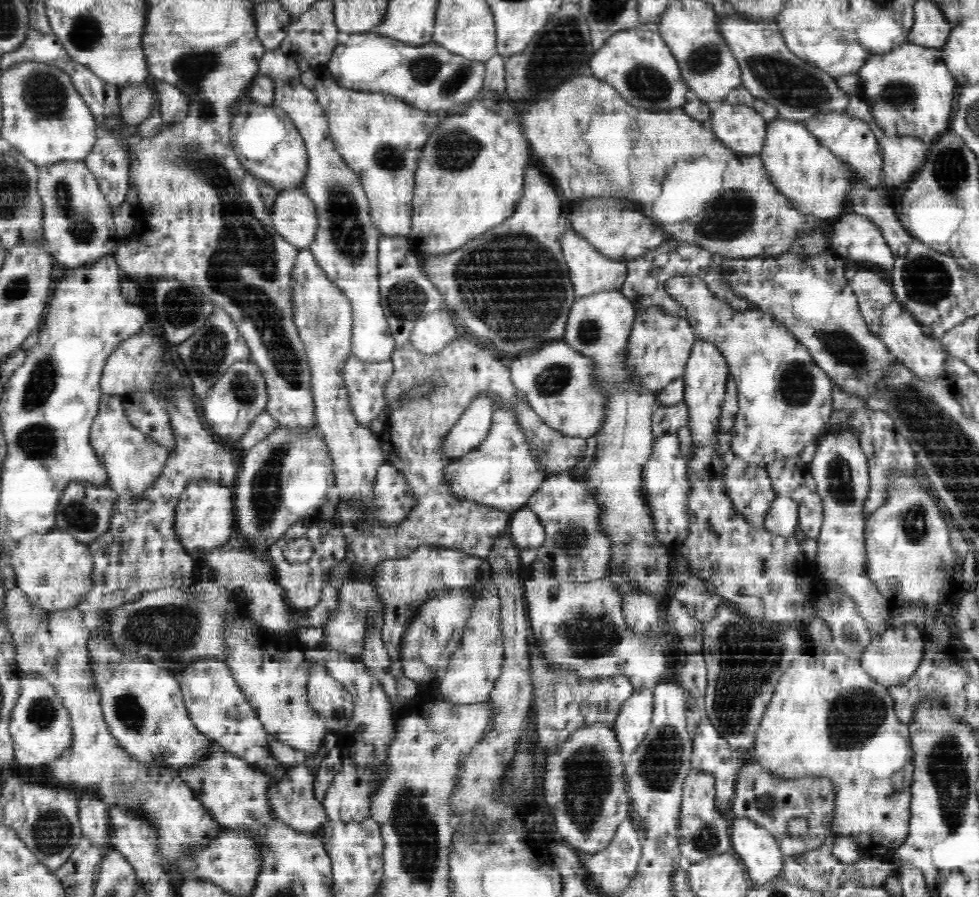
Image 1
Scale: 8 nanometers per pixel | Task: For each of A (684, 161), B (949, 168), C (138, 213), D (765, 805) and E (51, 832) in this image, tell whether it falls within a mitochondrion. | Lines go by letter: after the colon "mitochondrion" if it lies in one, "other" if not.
A: other
B: mitochondrion
C: other
D: mitochondrion
E: mitochondrion

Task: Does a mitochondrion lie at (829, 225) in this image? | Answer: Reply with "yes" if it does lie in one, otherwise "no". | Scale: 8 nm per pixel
no

